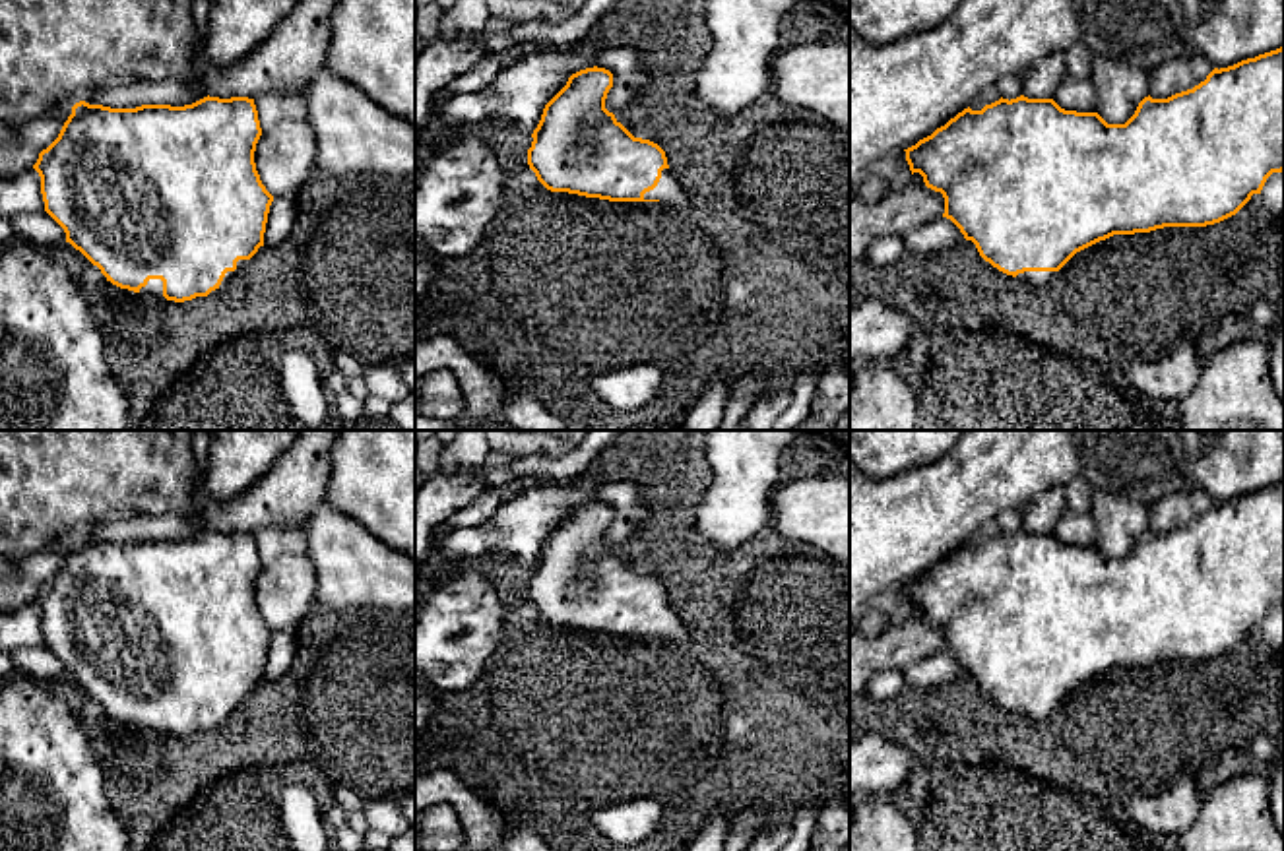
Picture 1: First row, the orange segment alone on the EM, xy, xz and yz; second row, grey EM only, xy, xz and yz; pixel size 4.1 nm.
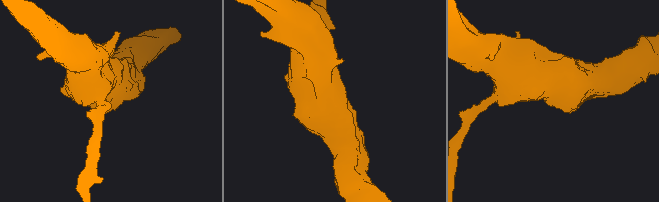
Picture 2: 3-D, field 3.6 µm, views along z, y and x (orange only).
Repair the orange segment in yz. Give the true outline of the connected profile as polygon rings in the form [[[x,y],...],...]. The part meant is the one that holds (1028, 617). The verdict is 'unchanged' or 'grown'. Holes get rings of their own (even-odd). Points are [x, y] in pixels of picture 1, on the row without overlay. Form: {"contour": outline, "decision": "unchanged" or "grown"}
{"contour": [[[1284,481],[1241,494],[1228,502],[1214,502],[1204,516],[1193,523],[1168,533],[1144,531],[1125,558],[1107,558],[1098,547],[1076,547],[1061,543],[1053,533],[999,533],[981,545],[970,541],[937,562],[931,570],[904,583],[912,609],[919,607],[927,622],[945,632],[943,651],[950,653],[966,675],[972,675],[979,690],[999,706],[1018,711],[1032,721],[1045,721],[1053,709],[1080,684],[1113,669],[1150,667],[1164,661],[1206,661],[1236,649],[1253,628],[1261,628],[1272,607],[1284,605]]], "decision": "grown"}

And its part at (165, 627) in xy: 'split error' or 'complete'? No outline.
split error

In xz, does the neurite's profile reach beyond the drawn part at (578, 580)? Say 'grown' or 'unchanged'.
grown

